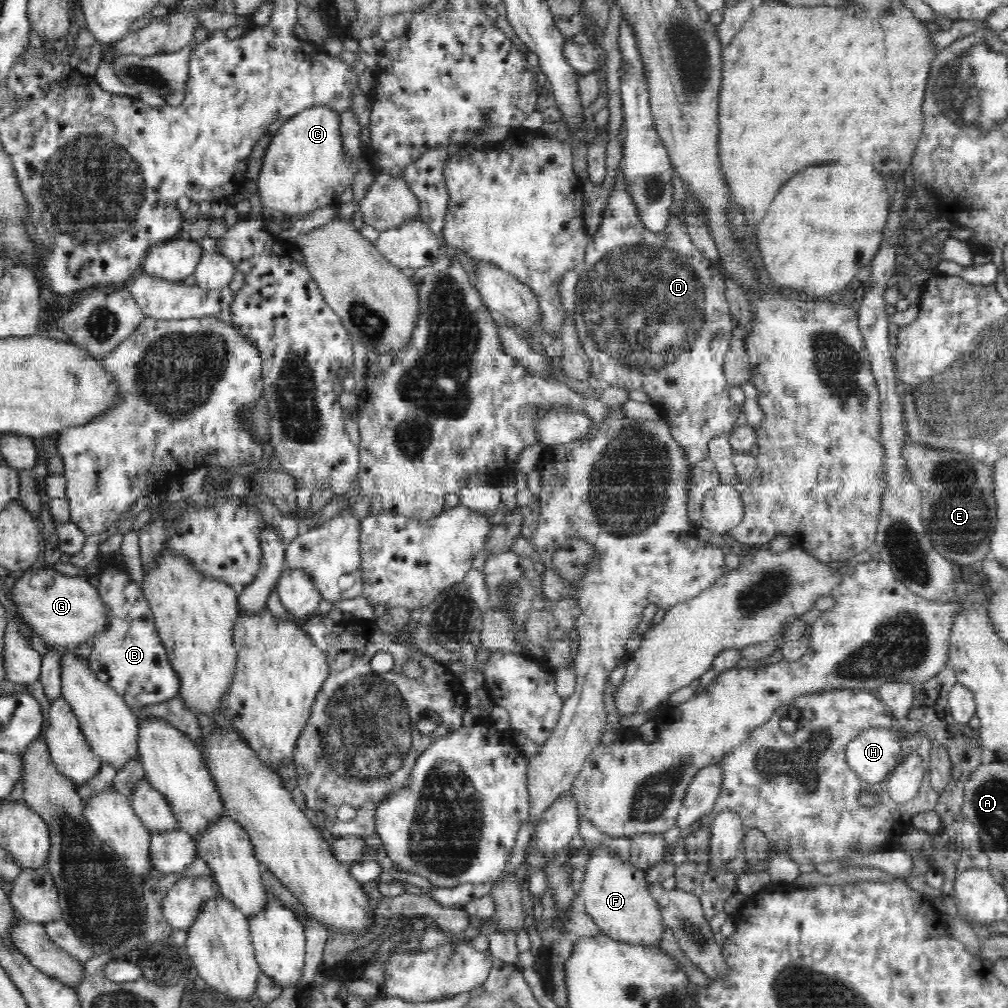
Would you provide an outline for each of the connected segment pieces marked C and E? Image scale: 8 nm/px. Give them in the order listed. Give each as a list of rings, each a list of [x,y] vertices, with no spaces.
[[[312,104],[311,107],[306,107],[300,112],[297,112],[295,115],[283,120],[283,125],[275,133],[275,135],[272,136],[267,148],[268,150],[266,150],[261,171],[259,173],[259,180],[257,181],[261,202],[268,210],[279,210],[279,212],[284,213],[286,218],[290,219],[291,221],[294,221],[295,219],[299,218],[300,215],[313,211],[316,208],[339,205],[342,192],[351,186],[354,174],[356,174],[356,172],[362,168],[356,159],[349,159],[348,153],[345,153],[343,147],[343,135],[342,132],[340,132],[340,118],[338,118],[338,112],[334,112],[334,108],[328,107],[327,104]]]
[[[905,438],[901,448],[909,478],[918,486],[922,496],[921,523],[933,547],[953,564],[972,564],[991,557],[991,538],[996,526],[997,508],[994,498],[993,465],[982,463],[972,455],[954,449],[936,449]]]

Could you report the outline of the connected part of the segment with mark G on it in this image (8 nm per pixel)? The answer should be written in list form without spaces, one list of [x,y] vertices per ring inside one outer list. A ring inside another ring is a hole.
[[[35,565],[23,572],[22,578],[18,578],[12,588],[12,600],[18,608],[18,618],[22,618],[50,648],[66,650],[77,647],[81,642],[91,643],[93,636],[108,628],[107,608],[101,602],[89,577],[68,576],[48,566],[46,574],[52,578],[52,584],[46,588],[35,588],[30,584],[30,580],[38,569],[39,565]]]

